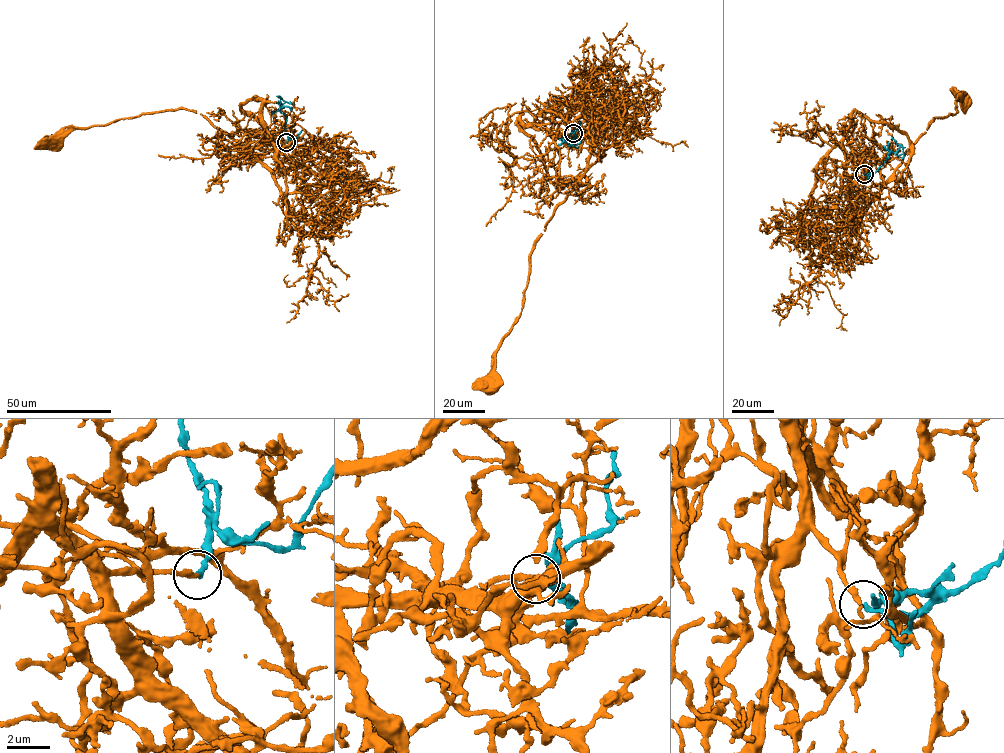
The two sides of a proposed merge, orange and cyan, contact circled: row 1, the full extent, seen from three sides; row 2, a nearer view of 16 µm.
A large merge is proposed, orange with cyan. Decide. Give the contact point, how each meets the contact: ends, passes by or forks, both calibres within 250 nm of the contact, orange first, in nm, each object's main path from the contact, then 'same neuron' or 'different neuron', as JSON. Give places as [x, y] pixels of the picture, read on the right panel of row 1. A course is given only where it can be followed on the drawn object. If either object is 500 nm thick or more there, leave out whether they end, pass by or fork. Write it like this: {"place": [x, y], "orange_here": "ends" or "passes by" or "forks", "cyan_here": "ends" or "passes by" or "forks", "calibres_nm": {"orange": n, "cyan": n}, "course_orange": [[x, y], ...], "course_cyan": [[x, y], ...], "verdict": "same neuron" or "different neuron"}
{"place": [864, 174], "orange_here": "ends", "cyan_here": "ends", "calibres_nm": {"orange": 260, "cyan": 200}, "course_orange": [[864, 174], [858, 158], [860, 164], [885, 161], [896, 168], [934, 118], [955, 113], [957, 98], [964, 104]], "course_cyan": [[864, 174], [874, 173], [890, 151], [896, 151], [900, 146], [902, 159]], "verdict": "same neuron"}

